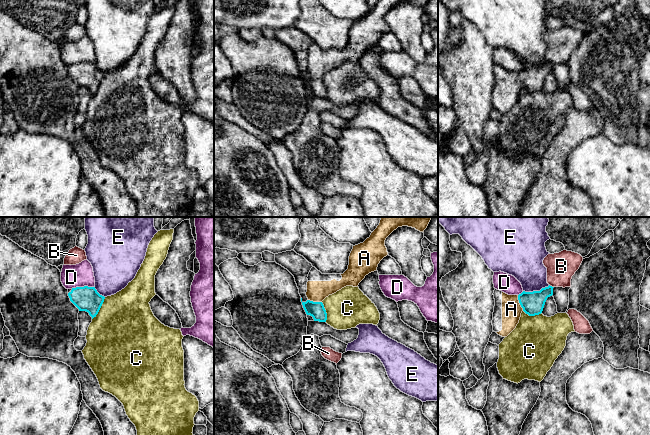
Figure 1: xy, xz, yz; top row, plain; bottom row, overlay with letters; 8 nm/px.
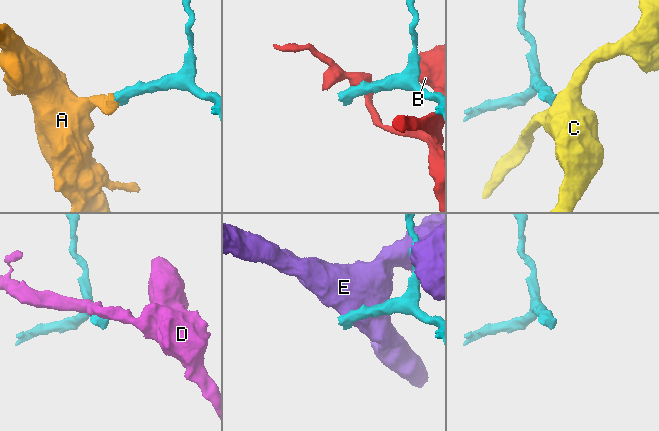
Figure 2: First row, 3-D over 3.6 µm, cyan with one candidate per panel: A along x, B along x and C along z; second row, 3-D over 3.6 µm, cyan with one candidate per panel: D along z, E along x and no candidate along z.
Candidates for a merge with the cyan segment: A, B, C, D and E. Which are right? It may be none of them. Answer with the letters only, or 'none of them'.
A

